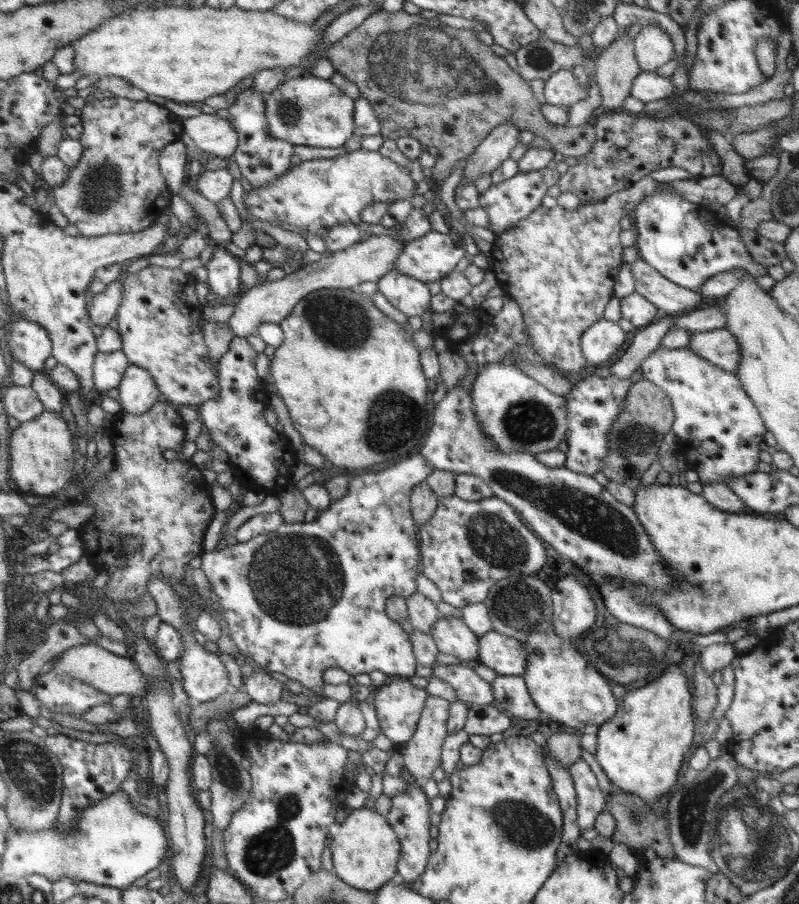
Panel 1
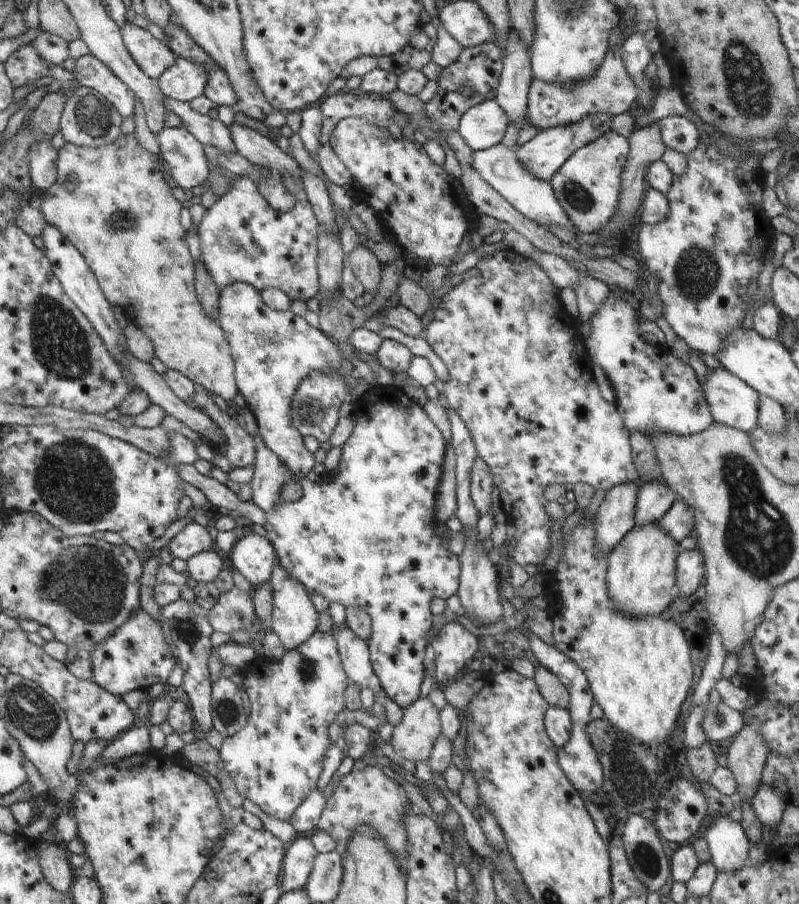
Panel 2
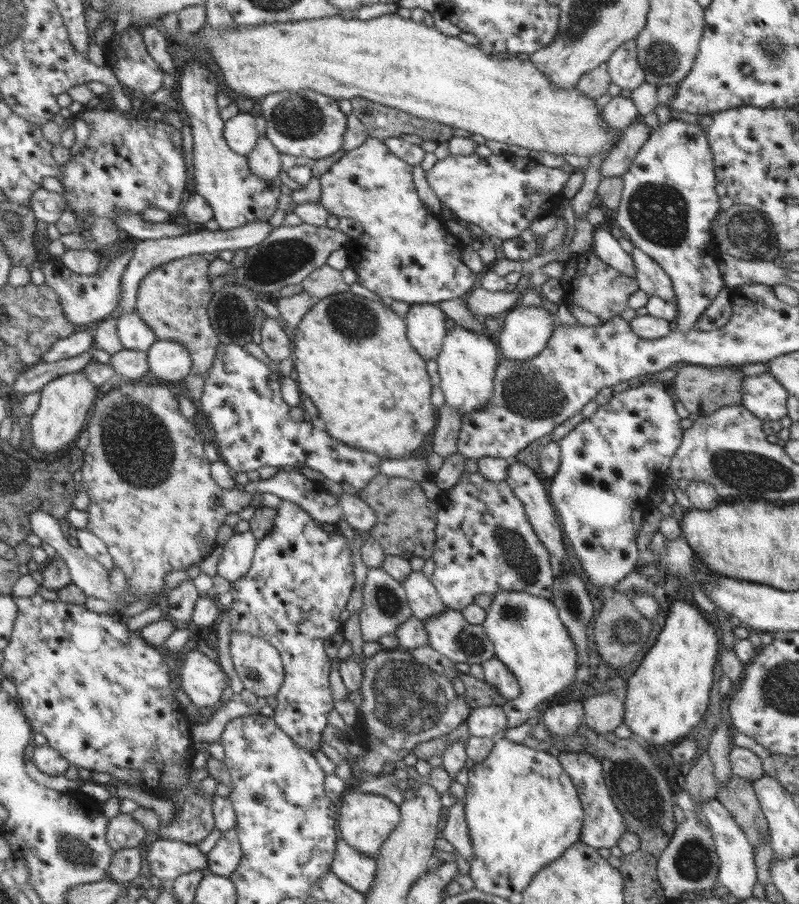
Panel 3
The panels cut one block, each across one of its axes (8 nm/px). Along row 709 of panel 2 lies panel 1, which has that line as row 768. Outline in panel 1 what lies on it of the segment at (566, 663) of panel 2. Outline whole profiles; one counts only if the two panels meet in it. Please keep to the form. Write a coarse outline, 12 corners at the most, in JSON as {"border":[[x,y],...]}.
{"border":[[582,757],[568,772],[576,792],[577,825],[594,828],[605,795]]}

